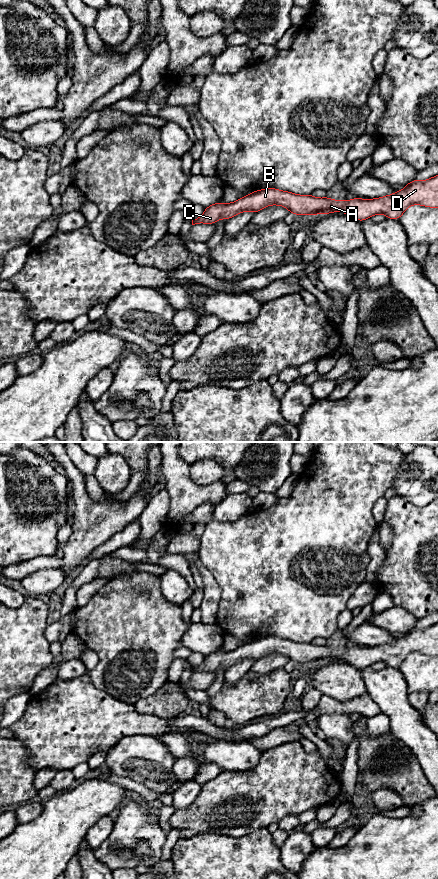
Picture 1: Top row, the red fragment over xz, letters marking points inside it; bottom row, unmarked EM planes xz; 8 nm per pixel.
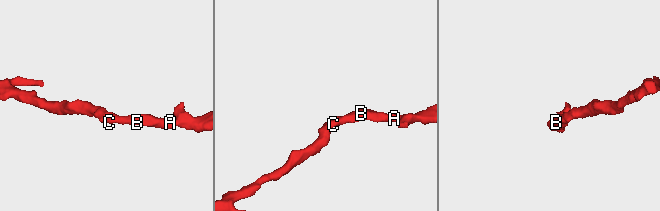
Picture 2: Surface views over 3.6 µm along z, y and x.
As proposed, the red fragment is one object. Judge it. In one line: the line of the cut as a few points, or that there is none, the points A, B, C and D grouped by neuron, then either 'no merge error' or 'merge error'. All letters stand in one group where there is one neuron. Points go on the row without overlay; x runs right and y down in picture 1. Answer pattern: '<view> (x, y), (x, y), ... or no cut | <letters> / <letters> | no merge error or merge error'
no cut | A B C D | no merge error

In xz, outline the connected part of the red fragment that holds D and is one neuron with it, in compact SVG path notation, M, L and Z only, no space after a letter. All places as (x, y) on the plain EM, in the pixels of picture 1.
M438 623L424 629L413 628L404 637L376 647L354 646L341 649L328 645L316 646L311 642L297 643L274 636L256 638L235 650L215 651L206 655L201 665L192 668L192 673L213 672L219 667L229 667L244 659L256 661L269 653L284 654L296 663L328 662L342 658L344 662L359 669L380 661L390 667L399 667L409 654L415 652L438 656Z

